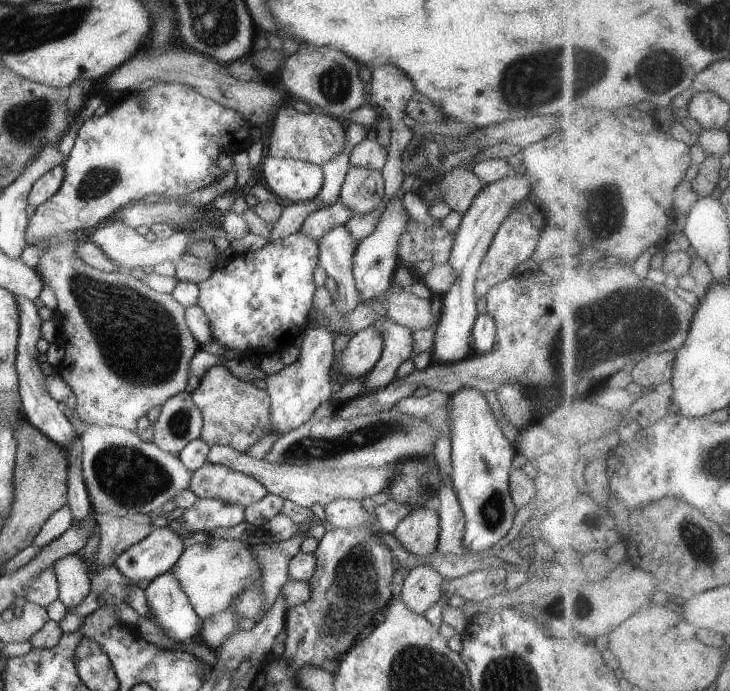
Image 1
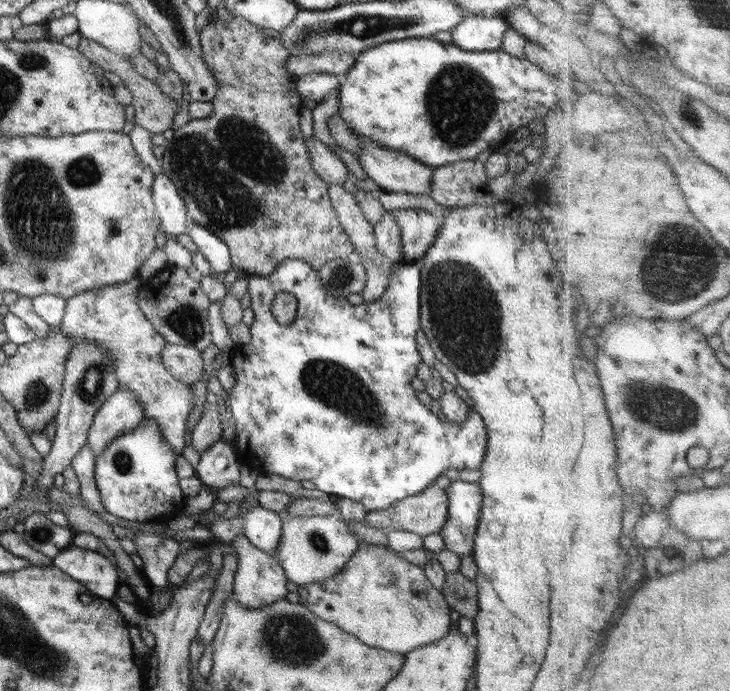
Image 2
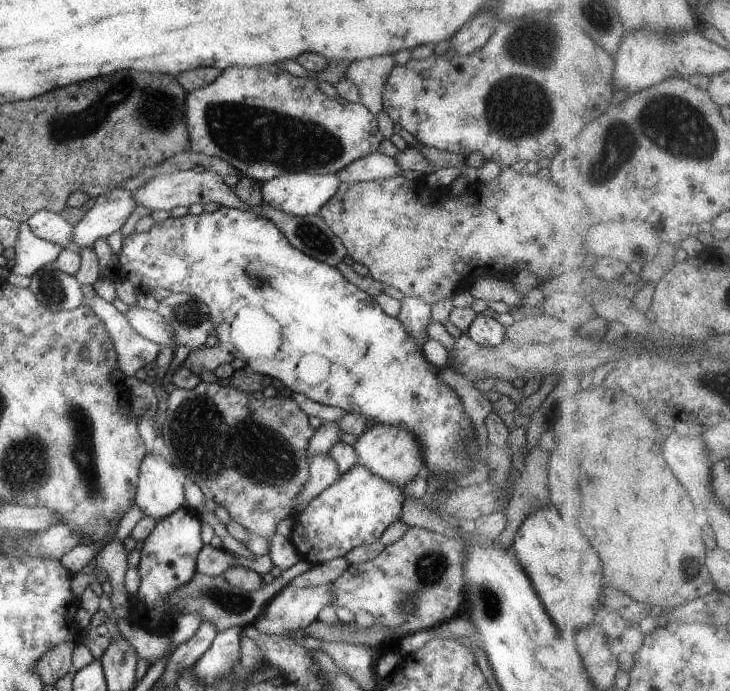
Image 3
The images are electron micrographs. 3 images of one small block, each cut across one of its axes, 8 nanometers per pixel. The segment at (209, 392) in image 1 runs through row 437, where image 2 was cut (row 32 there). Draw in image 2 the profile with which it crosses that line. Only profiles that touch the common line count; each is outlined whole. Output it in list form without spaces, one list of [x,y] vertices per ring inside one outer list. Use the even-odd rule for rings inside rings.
[[[221,1],[218,3],[218,8],[222,8],[222,10],[226,10],[228,14],[231,14],[232,21],[224,22],[219,20],[216,15],[217,10],[214,10],[208,23],[199,32],[200,44],[202,45],[202,59],[206,61],[206,65],[208,65],[208,68],[210,68],[216,77],[216,81],[218,81],[218,94],[210,100],[212,107],[214,107],[214,112],[212,112],[212,116],[208,116],[208,119],[189,120],[188,124],[183,125],[180,130],[177,129],[174,131],[172,140],[166,142],[164,145],[166,151],[161,159],[163,174],[168,176],[174,186],[176,186],[179,196],[185,203],[190,220],[202,224],[204,228],[207,228],[210,232],[214,232],[220,240],[228,245],[234,270],[239,270],[250,275],[272,275],[272,272],[275,272],[276,268],[281,263],[284,263],[284,260],[297,259],[306,262],[312,269],[318,271],[330,260],[354,258],[354,244],[352,244],[348,234],[344,232],[336,211],[332,207],[331,199],[328,197],[329,184],[322,177],[318,176],[312,167],[310,152],[307,148],[307,140],[305,140],[299,124],[300,109],[302,108],[303,100],[300,99],[300,95],[296,91],[296,78],[288,74],[286,65],[284,65],[290,55],[288,49],[282,45],[280,40],[267,36],[262,27],[250,23],[240,13],[234,13],[228,7],[224,7]]]

